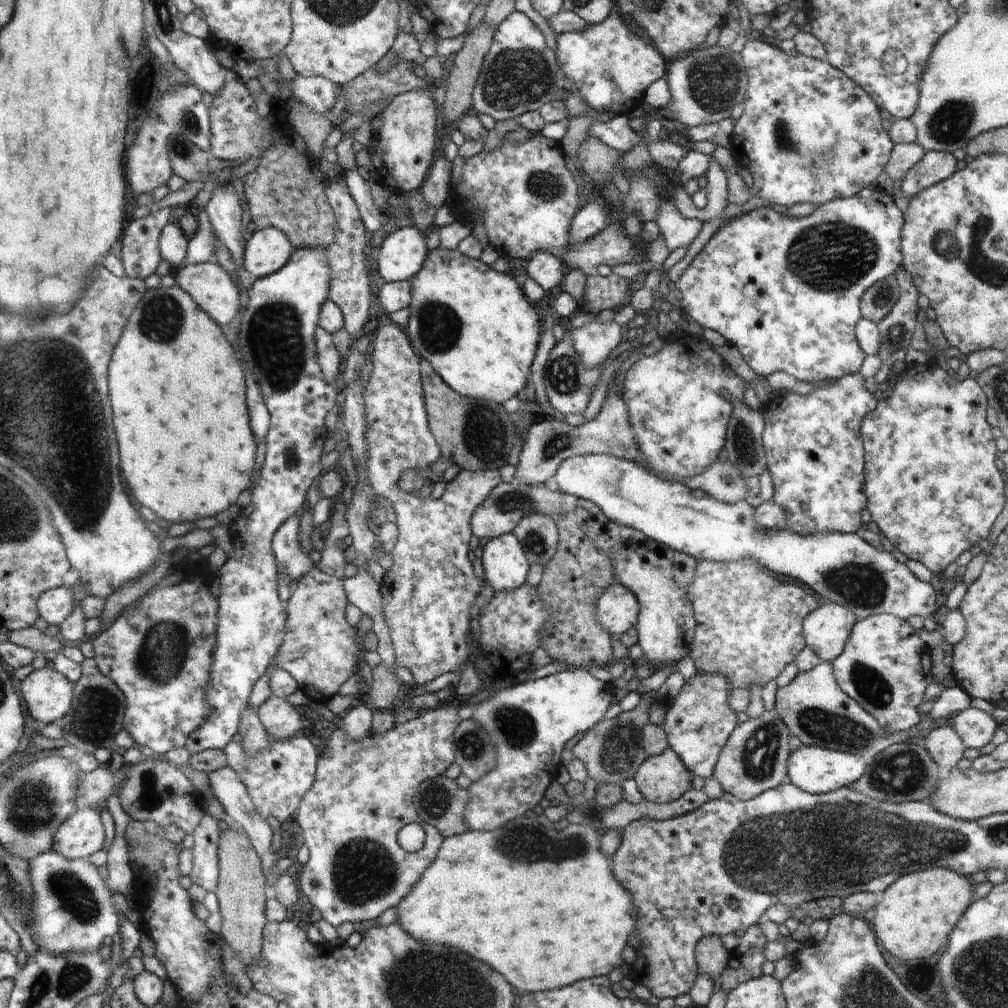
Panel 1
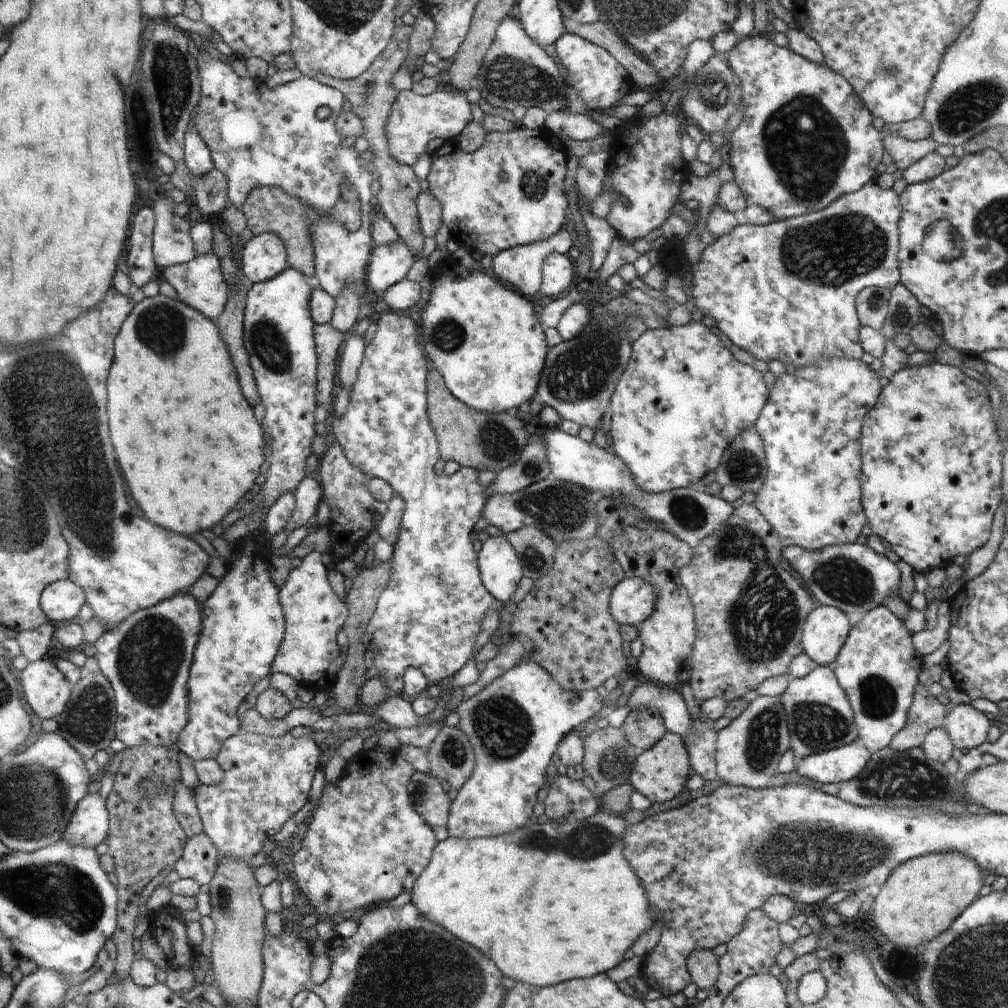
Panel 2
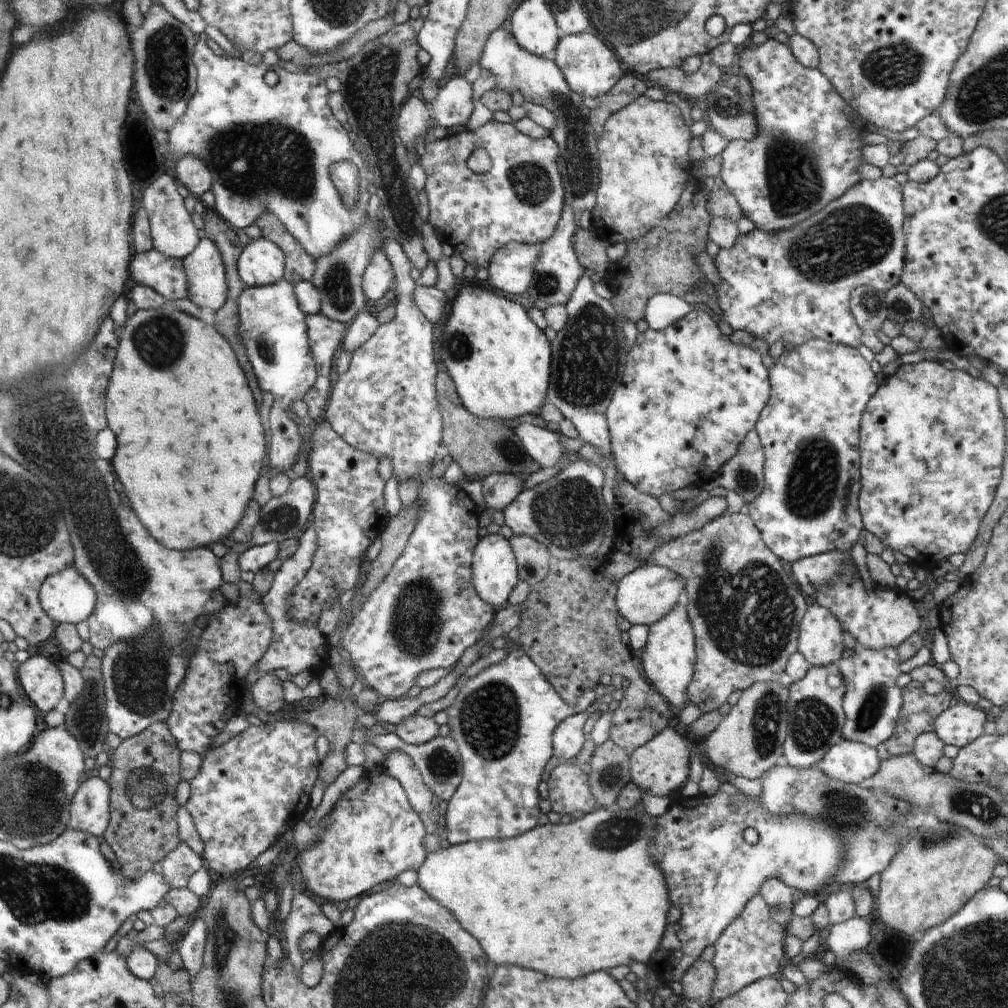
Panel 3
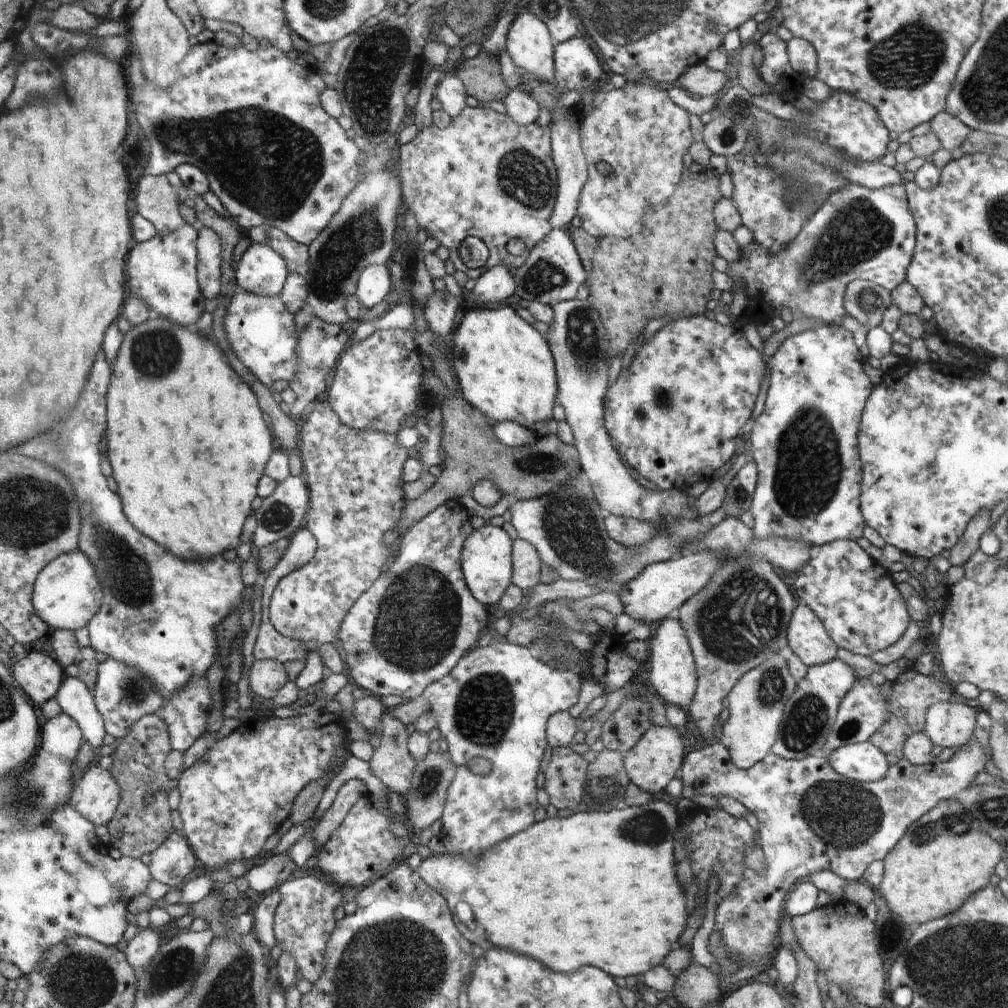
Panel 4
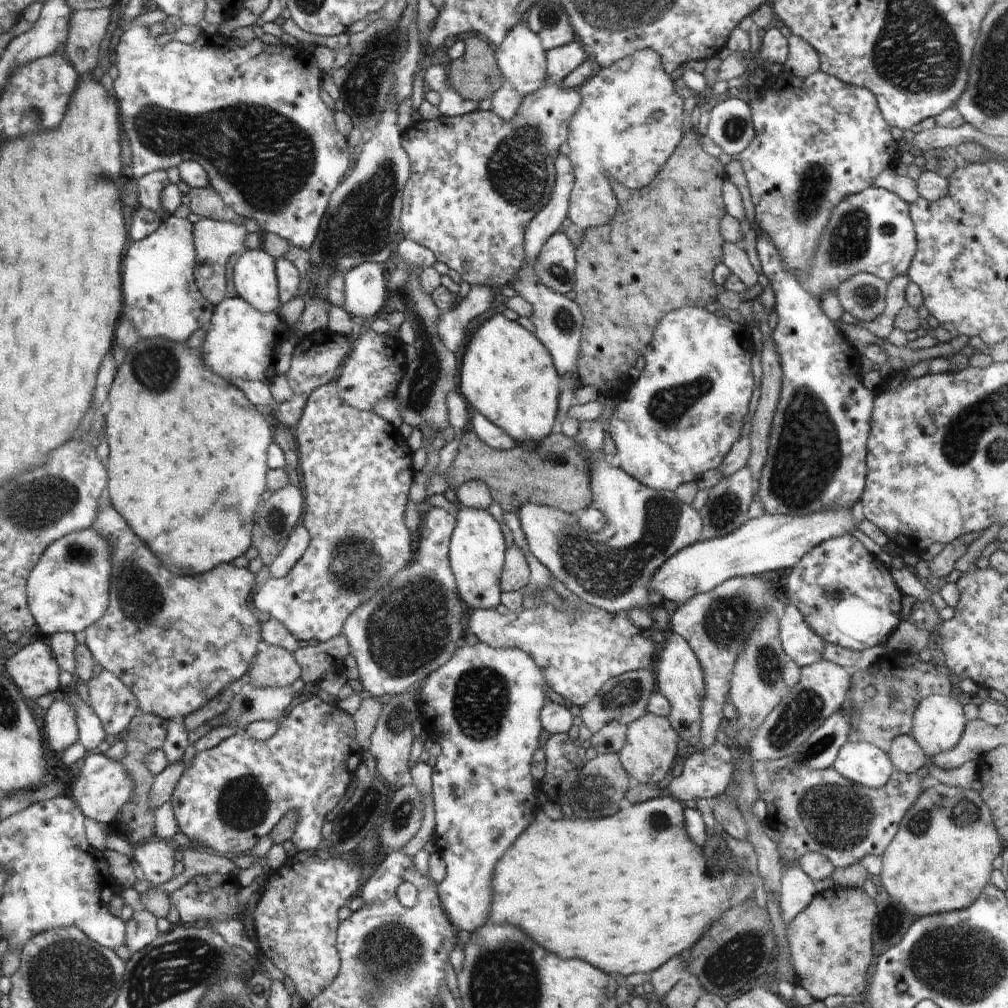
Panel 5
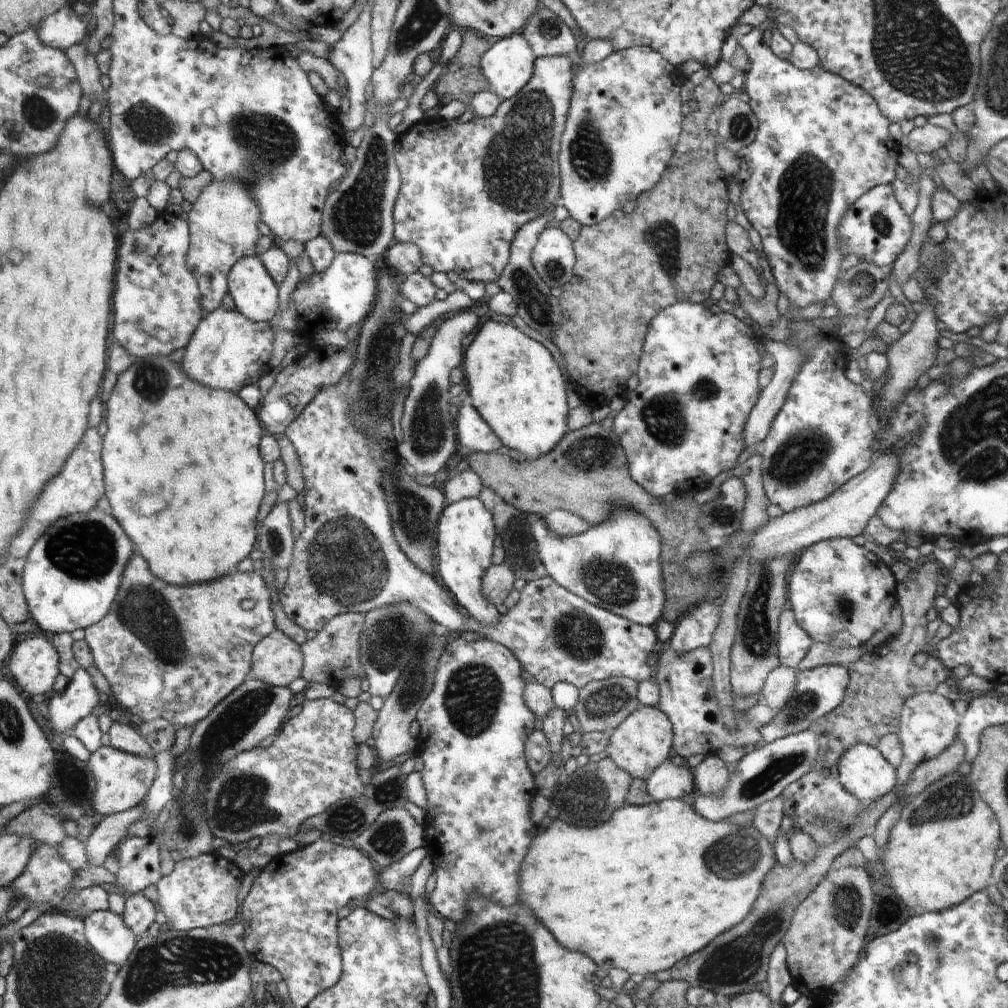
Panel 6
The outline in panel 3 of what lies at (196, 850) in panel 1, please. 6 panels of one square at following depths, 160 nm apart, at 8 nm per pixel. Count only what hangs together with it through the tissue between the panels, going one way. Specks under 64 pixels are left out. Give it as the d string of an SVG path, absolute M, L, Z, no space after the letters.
M184 840L162 860L164 878L174 886L172 890L187 886L188 879L202 868L202 857L197 856Z

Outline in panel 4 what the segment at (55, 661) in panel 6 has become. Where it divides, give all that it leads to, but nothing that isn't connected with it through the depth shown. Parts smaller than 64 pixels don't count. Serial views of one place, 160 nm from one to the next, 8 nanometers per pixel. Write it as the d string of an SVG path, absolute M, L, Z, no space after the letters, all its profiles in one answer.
M29 649L28 656L18 661L13 670L20 686L24 686L29 698L39 706L57 698L66 680L65 668L56 656L35 649Z

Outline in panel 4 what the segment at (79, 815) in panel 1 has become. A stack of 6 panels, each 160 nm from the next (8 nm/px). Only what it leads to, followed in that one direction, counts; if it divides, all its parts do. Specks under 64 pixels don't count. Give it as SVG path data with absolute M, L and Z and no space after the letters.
M99 765L80 778L71 804L96 826L109 826L116 818L123 796L116 774Z

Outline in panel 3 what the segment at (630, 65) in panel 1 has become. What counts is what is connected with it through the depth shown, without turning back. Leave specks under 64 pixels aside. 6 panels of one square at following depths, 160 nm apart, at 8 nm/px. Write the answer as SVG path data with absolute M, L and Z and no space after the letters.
M586 31L585 34L563 35L559 48L551 58L563 72L568 86L576 94L600 98L612 90L612 86L624 76L622 64L616 60L614 52L604 44L595 32Z

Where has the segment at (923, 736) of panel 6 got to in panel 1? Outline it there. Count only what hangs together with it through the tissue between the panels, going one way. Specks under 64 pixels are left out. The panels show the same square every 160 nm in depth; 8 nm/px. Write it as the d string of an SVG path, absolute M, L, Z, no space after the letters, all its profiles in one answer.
M968 707L951 721L966 748L982 748L993 740L998 724L993 716L980 709Z

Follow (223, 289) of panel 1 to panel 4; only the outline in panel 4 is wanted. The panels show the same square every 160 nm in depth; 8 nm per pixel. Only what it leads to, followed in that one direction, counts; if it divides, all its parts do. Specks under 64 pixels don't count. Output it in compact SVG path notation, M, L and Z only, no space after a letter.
M210 228L197 232L197 282L205 299L214 299L222 292L223 244Z

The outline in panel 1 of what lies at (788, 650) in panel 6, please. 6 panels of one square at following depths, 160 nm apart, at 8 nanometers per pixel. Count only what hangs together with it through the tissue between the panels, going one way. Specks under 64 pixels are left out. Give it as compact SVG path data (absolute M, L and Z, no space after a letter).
M838 603L820 605L818 609L806 618L804 634L807 637L808 648L811 648L821 661L832 662L842 654L842 649L850 636L850 631L858 620L848 607Z

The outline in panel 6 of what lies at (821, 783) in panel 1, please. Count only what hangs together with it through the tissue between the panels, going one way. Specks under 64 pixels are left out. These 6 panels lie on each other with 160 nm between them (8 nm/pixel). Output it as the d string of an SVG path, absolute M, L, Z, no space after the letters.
M864 743L850 746L840 756L840 784L858 800L876 801L897 785L898 771L876 747Z

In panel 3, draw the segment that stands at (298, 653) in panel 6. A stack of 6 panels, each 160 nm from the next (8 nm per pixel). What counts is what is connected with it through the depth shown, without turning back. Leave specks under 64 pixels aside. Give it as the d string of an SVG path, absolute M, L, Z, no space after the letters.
M259 674L260 678L250 687L253 700L267 713L276 713L286 706L283 681L270 674Z

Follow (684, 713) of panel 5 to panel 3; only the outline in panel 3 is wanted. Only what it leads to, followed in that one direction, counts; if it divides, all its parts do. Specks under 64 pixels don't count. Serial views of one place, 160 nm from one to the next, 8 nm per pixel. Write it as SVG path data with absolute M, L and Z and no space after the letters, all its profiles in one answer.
M683 598L666 617L649 627L646 646L639 657L642 658L645 678L677 711L687 699L687 686L694 676L696 664L696 634L694 634L688 606Z

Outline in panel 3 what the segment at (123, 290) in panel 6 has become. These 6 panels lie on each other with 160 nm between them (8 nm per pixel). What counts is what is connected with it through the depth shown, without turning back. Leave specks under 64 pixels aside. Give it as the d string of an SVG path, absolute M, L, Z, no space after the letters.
M156 248L147 253L137 253L133 258L132 272L140 284L160 291L171 304L189 298L183 262L170 258Z

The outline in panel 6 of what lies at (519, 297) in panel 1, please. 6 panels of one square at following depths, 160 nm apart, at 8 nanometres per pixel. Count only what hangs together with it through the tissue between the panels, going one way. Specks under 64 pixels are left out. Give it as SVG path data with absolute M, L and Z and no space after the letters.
M484 318L481 325L465 345L464 377L468 388L468 401L503 442L504 449L514 449L528 460L547 454L568 432L568 404L564 392L564 378L552 354L516 327Z

